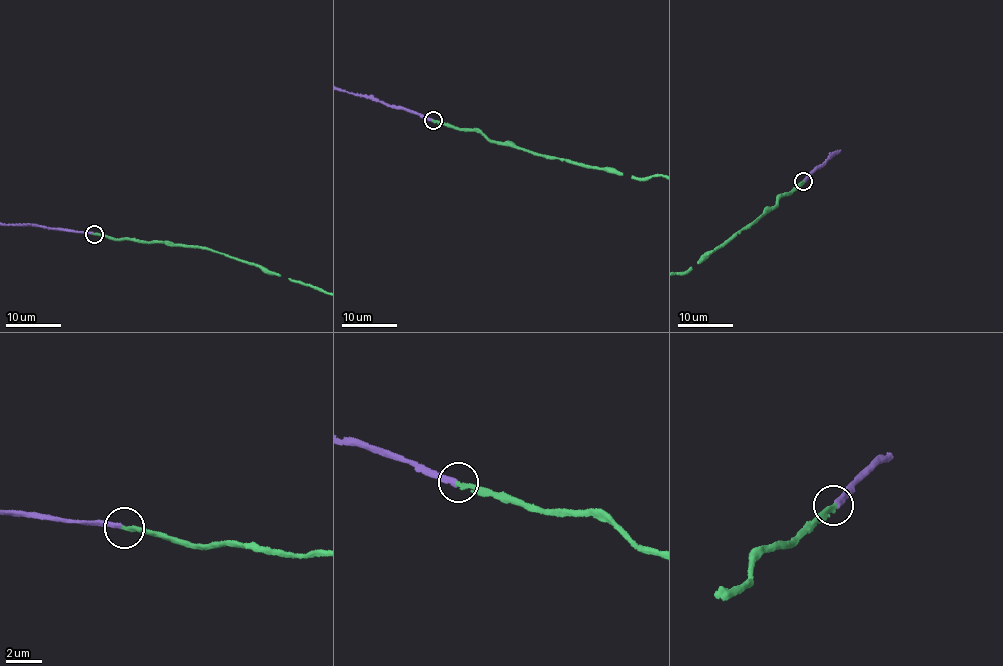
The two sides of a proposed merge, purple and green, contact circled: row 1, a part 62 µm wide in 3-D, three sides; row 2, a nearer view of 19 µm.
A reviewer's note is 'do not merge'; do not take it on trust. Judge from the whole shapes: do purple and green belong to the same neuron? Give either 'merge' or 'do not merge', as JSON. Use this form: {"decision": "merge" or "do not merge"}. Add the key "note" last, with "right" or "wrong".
{"decision": "merge", "note": "wrong"}

